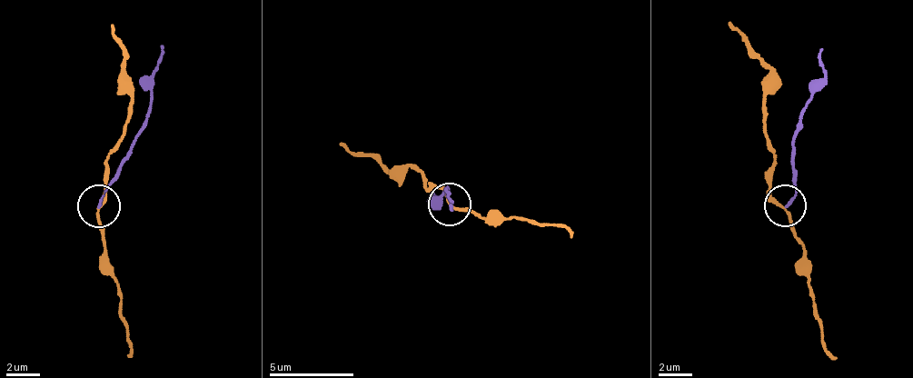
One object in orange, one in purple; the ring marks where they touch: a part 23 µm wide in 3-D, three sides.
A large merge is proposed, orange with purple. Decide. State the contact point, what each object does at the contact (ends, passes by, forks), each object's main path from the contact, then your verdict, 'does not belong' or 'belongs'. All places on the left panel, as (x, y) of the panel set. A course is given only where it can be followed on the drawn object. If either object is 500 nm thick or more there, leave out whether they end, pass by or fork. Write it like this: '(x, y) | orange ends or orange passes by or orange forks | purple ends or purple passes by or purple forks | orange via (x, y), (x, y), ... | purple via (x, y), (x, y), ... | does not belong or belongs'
(98, 206) | orange passes by | purple ends | orange via (96, 205), (103, 197), (106, 154), (126, 129), (130, 78), (114, 24) | purple via (100, 205), (103, 192), (126, 154), (152, 103), (153, 76), (162, 46) | does not belong

